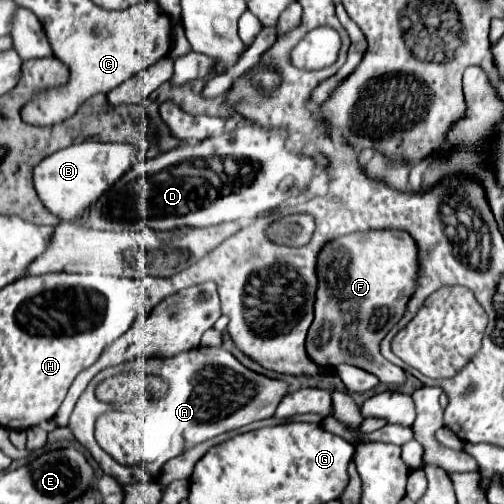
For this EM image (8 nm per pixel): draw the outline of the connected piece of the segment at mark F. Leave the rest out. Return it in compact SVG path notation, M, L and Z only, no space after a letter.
M406 230L340 236L320 250L316 276L316 316L306 338L308 356L324 368L344 362L376 374L382 384L402 384L406 378L404 370L380 354L380 342L400 322L410 296L416 292L420 278L420 248L416 240Z

